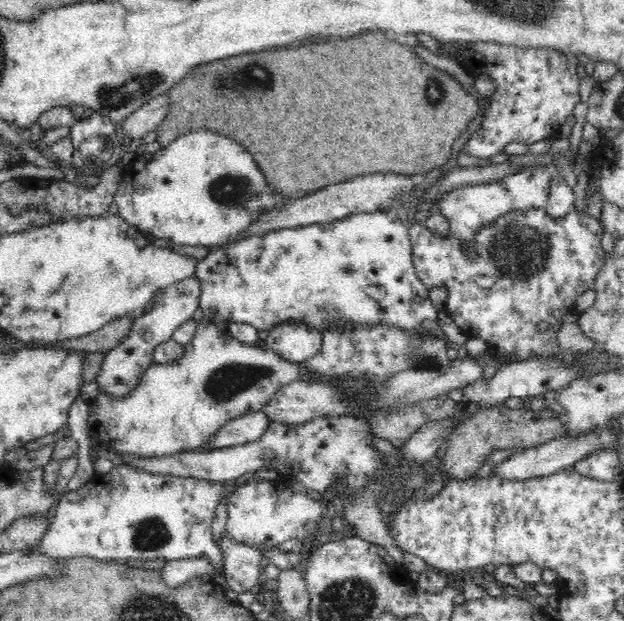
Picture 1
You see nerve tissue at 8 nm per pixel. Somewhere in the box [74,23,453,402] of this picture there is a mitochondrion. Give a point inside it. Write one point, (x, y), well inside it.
(110, 97)

